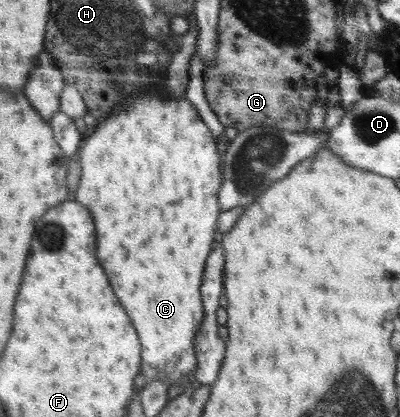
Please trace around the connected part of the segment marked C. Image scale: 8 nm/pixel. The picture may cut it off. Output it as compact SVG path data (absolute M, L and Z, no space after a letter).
M146 93L143 97L137 97L133 103L125 105L119 104L119 107L105 121L99 123L96 127L84 136L83 143L77 153L77 160L81 164L81 181L79 189L75 193L75 201L85 205L95 221L97 229L97 259L99 265L105 269L109 283L113 287L113 293L117 295L119 303L127 309L127 315L133 321L133 327L139 335L141 341L141 373L135 381L137 387L147 385L149 381L164 381L167 385L180 383L184 387L187 383L194 380L194 373L197 367L196 351L194 346L195 334L199 331L199 326L203 321L204 308L199 295L201 287L201 277L203 277L203 267L205 259L213 247L215 241L215 229L217 229L217 217L219 217L220 207L217 205L217 193L221 188L222 171L221 153L217 151L218 142L215 135L209 130L209 127L201 120L195 106L184 97L167 97L157 93Z

